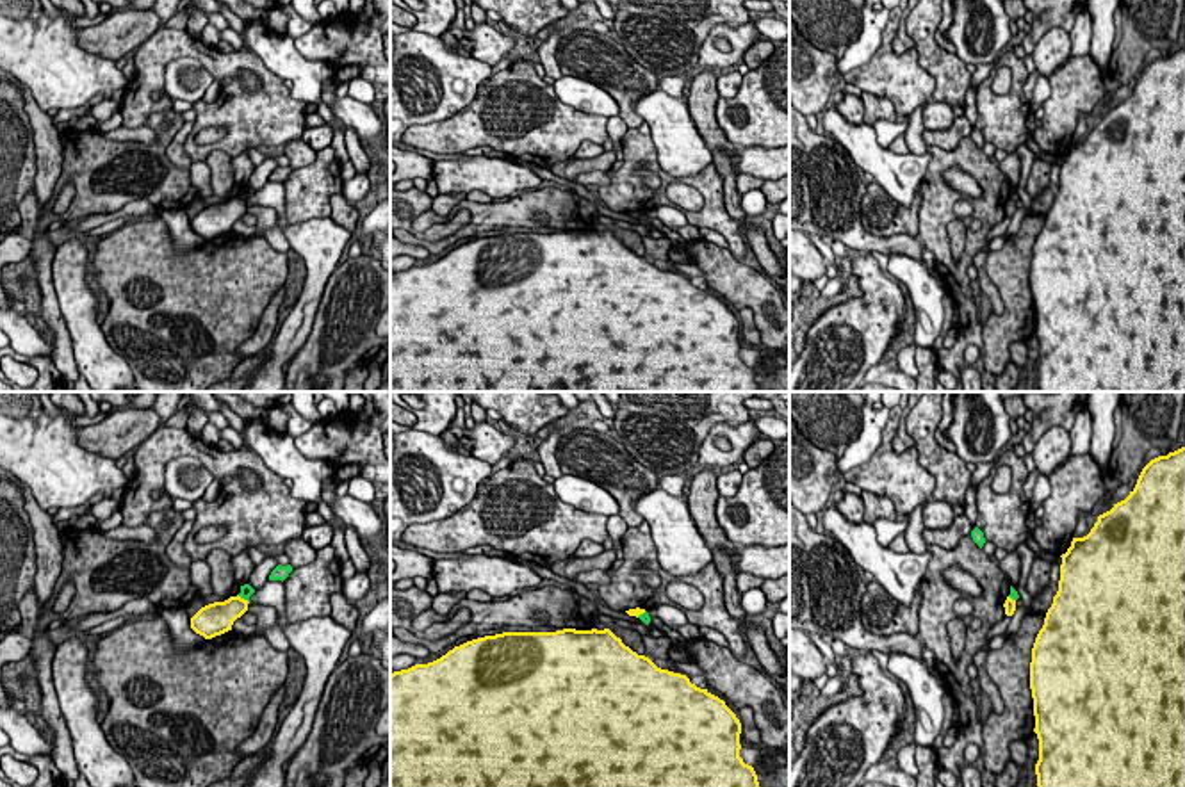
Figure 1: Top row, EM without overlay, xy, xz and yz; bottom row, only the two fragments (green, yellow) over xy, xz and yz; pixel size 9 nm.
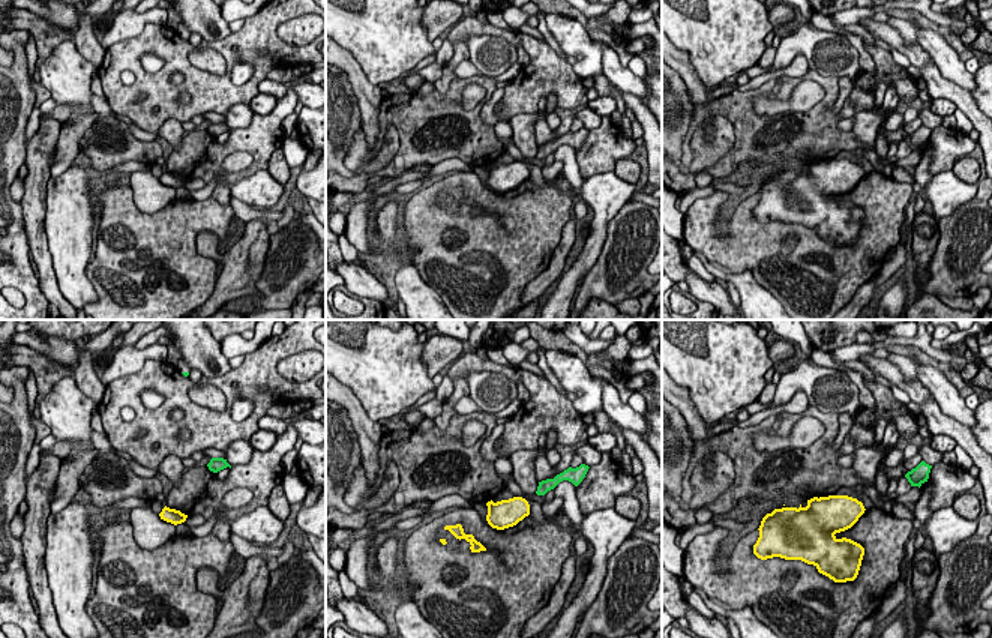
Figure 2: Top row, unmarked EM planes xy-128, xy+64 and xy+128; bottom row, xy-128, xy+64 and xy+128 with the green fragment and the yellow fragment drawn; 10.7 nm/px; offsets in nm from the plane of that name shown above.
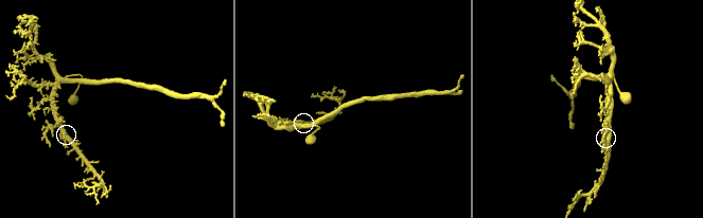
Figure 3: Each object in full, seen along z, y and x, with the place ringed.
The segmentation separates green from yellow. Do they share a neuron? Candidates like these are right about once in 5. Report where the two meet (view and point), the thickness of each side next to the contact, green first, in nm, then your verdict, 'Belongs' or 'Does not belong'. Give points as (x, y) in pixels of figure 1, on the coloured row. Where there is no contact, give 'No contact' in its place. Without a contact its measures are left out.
Touches green at xy (243, 597). Thickness 120 nm (green) against 260 nm. Does not belong

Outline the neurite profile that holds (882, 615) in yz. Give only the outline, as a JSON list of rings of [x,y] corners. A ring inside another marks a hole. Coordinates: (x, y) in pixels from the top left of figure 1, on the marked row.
[[[866,582],[866,593],[861,600],[862,627],[875,636],[911,634],[918,636],[918,611],[921,605],[921,591],[918,588],[911,605],[903,605],[887,595],[877,582]]]

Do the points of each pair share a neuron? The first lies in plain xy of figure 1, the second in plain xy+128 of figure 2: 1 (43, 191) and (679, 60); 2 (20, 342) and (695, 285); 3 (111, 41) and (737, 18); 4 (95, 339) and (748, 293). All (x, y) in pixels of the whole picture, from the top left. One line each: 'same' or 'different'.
1: same
2: same
3: different
4: same

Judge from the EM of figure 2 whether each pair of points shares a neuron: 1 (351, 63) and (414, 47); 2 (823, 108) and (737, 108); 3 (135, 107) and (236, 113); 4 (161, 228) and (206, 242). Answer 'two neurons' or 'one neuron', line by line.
1: two neurons
2: one neuron
3: two neurons
4: two neurons

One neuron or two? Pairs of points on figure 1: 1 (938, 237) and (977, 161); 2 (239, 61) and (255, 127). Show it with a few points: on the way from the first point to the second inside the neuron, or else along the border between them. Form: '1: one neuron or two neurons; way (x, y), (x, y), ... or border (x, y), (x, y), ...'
1: one neuron; way (936, 210), (936, 173), (950, 161)
2: one neuron; way (259, 70), (266, 77), (266, 107)

